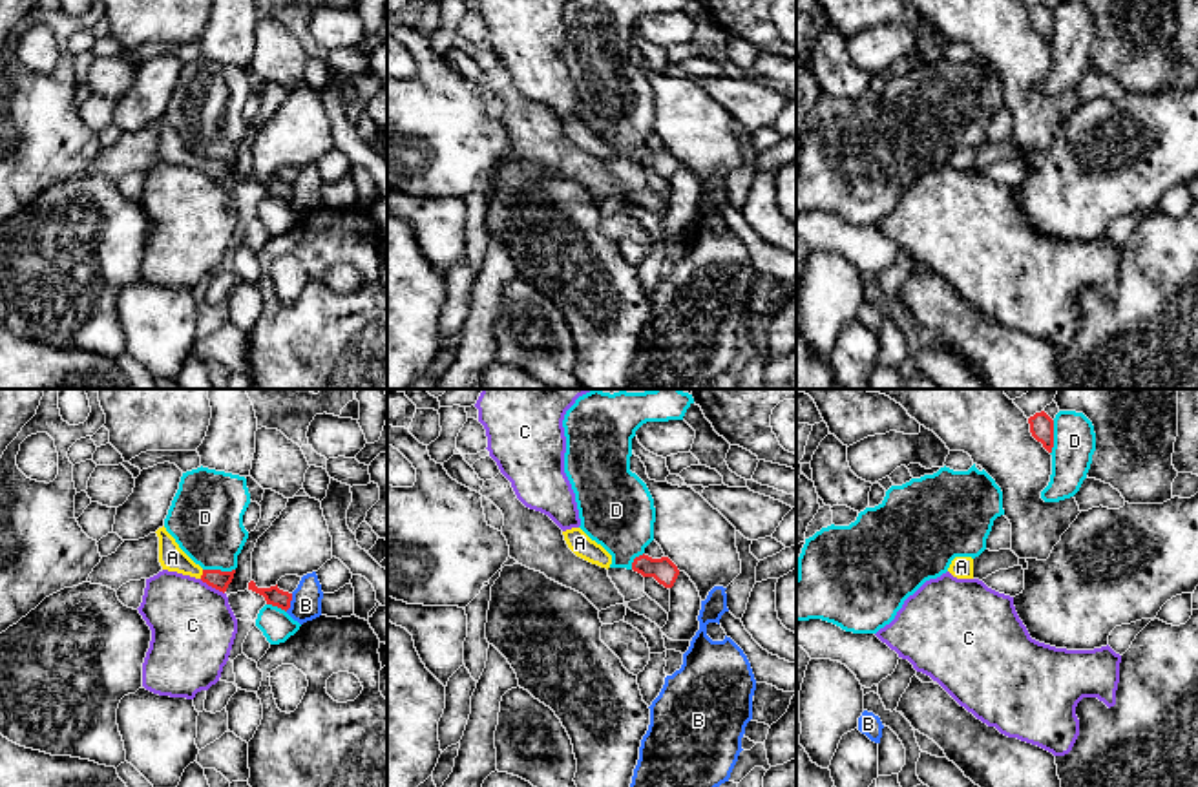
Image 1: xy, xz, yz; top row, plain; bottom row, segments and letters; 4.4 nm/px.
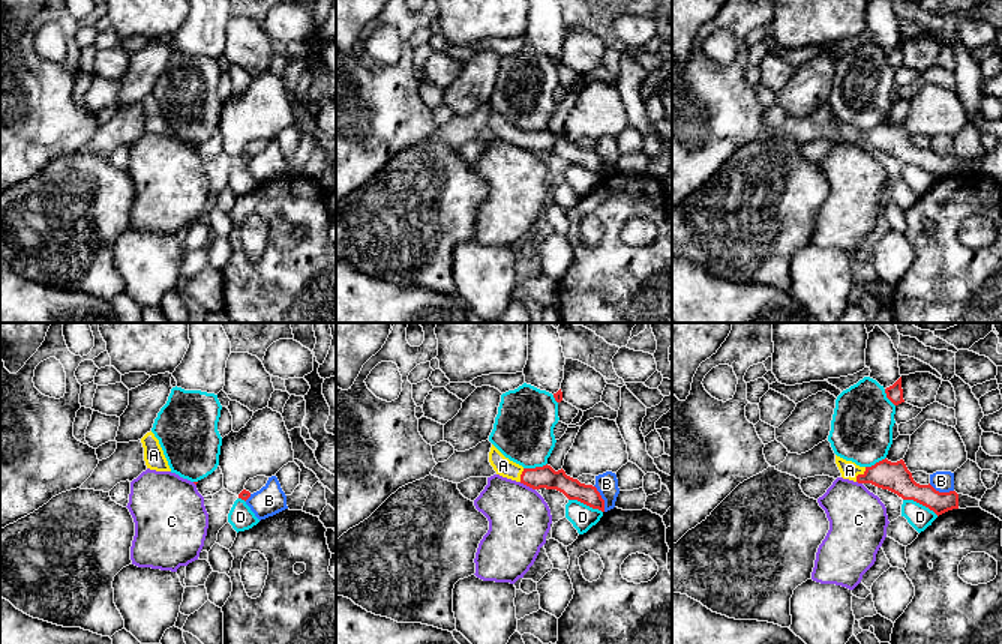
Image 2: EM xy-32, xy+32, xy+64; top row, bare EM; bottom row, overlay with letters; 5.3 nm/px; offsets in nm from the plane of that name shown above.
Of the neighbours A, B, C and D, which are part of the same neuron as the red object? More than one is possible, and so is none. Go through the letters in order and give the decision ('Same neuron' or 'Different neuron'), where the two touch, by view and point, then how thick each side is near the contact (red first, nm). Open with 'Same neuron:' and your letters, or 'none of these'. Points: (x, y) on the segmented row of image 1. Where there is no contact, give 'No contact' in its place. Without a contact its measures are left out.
Same neuron: A
A: Same neuron. Touches red at xy (203, 574). Thickness 90 nm (red) against 110 nm
B: Different neuron. Touches red at xy (289, 603). Thickness 80 nm (red) against 140 nm
C: Different neuron. Touches red at xy (212, 587). Thickness 90 nm (red) against 380 nm
D: Different neuron. Touches red at yz (1052, 437). Thickness 110 nm (red) against 190 nm

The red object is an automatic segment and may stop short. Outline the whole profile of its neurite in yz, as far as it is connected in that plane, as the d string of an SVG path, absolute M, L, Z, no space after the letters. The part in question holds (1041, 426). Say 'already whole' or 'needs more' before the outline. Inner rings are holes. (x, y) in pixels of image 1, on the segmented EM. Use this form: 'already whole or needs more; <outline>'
already whole; M1035 413L1028 418L1032 436L1052 453L1054 447L1054 420L1045 413Z

